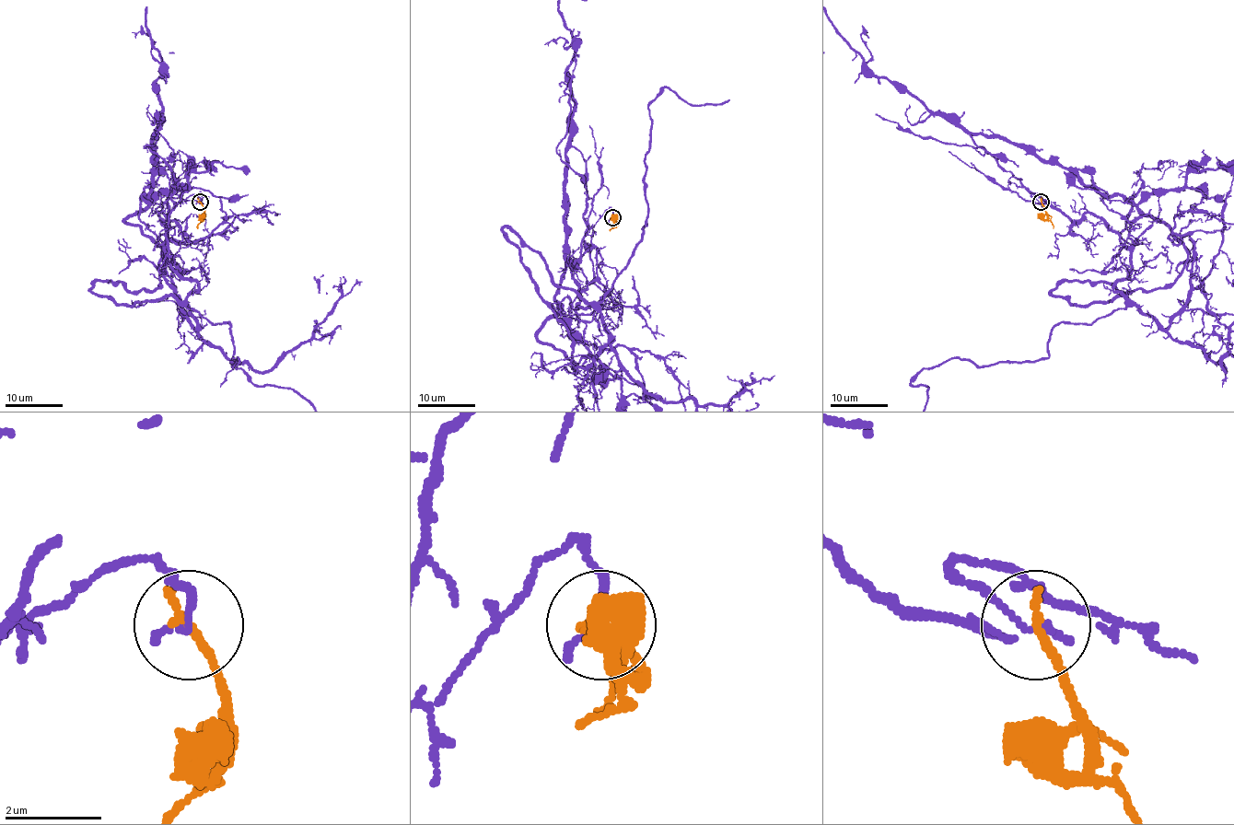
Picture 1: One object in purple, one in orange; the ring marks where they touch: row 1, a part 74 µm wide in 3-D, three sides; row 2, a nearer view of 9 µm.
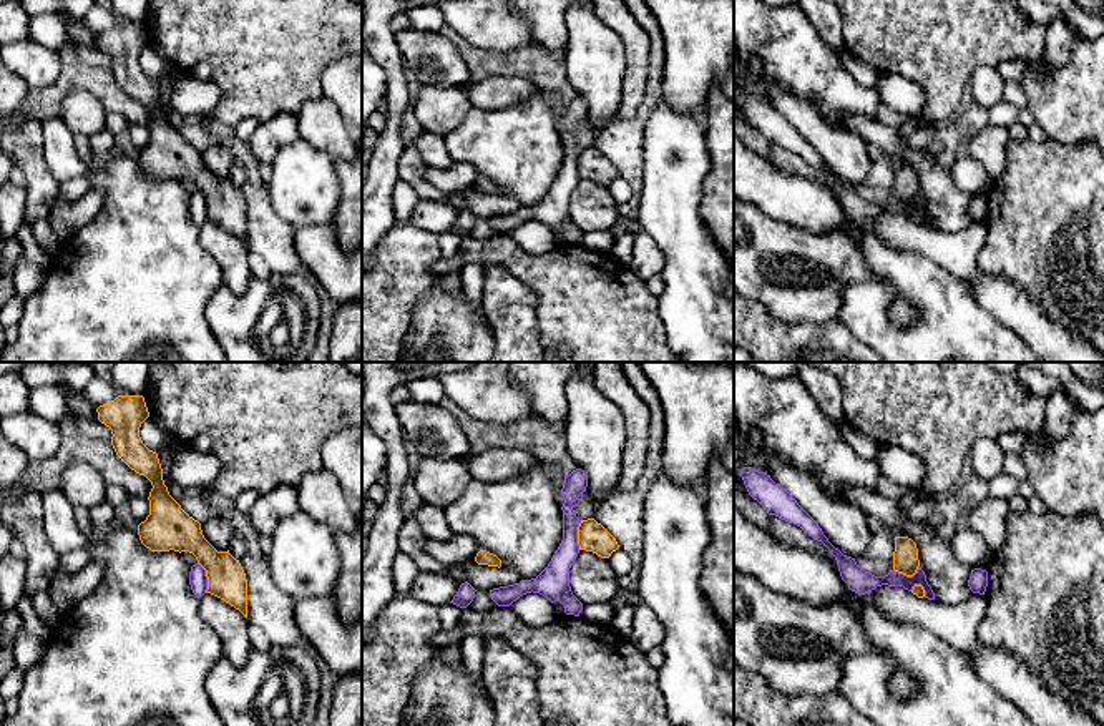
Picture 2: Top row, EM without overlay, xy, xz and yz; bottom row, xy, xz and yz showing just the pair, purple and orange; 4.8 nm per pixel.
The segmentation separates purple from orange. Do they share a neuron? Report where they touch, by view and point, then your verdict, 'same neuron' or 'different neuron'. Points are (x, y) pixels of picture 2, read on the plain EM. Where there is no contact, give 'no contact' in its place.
contact xy (206, 205); different neuron

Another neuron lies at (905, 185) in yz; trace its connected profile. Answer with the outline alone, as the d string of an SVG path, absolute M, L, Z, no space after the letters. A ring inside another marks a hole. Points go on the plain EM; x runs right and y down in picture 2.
M895 164L893 198L913 204L920 194L916 171L908 164Z

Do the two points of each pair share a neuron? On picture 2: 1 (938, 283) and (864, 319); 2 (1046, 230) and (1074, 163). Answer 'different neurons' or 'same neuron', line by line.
1: same neuron
2: same neuron

